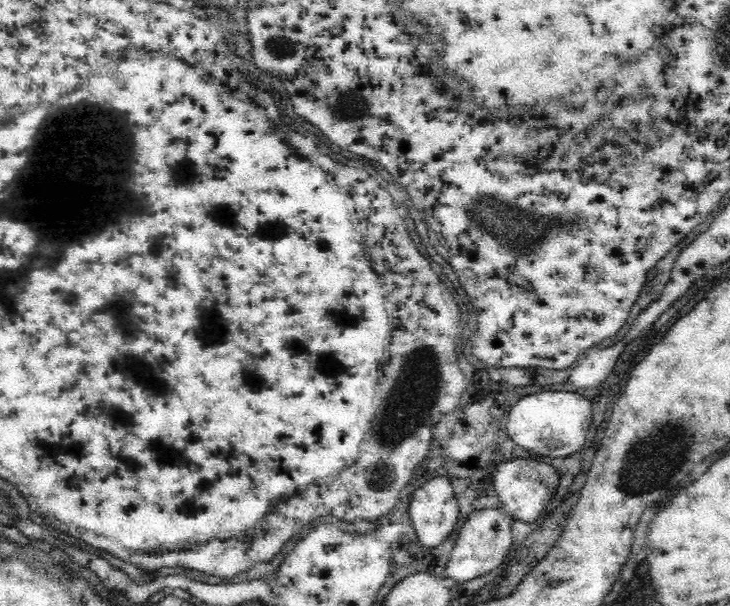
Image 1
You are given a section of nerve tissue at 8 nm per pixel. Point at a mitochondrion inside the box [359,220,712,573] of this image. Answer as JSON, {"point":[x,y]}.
{"point":[650,463]}

